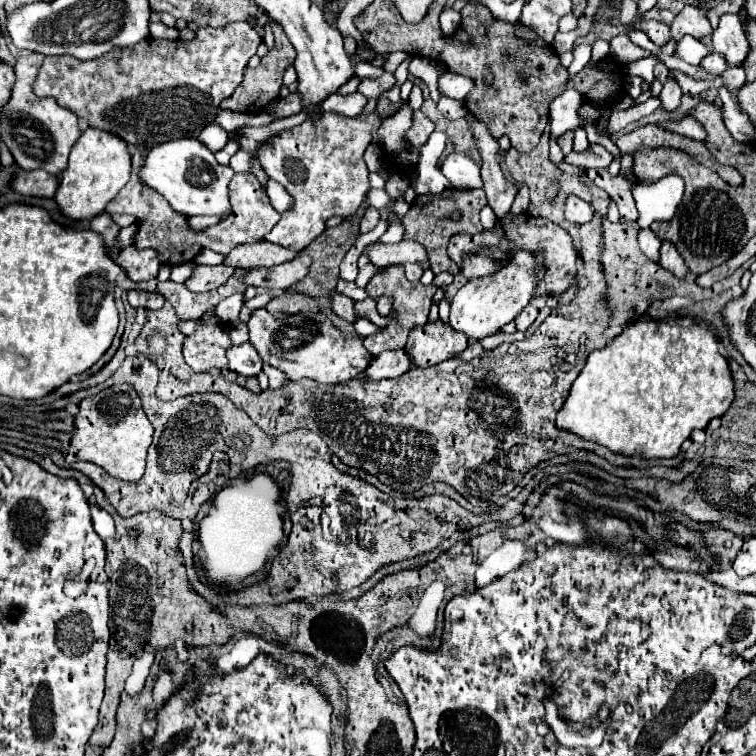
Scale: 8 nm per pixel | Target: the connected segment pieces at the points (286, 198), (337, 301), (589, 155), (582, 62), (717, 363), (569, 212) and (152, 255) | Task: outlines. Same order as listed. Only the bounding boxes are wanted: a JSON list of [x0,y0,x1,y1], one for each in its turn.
[[267,178,291,212],[331,294,361,322],[565,144,613,168],[567,44,591,76],[555,316,733,460],[565,196,593,224],[115,246,159,282]]

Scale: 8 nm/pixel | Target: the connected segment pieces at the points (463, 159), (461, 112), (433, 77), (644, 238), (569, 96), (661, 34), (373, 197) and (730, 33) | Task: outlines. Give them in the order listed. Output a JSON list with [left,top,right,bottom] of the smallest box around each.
[[441,152,483,188],[437,96,467,120],[409,55,440,103],[639,228,661,262],[549,88,585,164],[633,20,671,46],[367,190,393,208],[711,14,749,68]]

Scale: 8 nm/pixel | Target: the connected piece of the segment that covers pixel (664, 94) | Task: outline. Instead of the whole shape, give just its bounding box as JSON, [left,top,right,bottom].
[659,78,681,112]

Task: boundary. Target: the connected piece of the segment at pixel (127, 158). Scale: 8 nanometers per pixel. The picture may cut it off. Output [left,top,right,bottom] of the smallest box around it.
[55,128,131,220]

